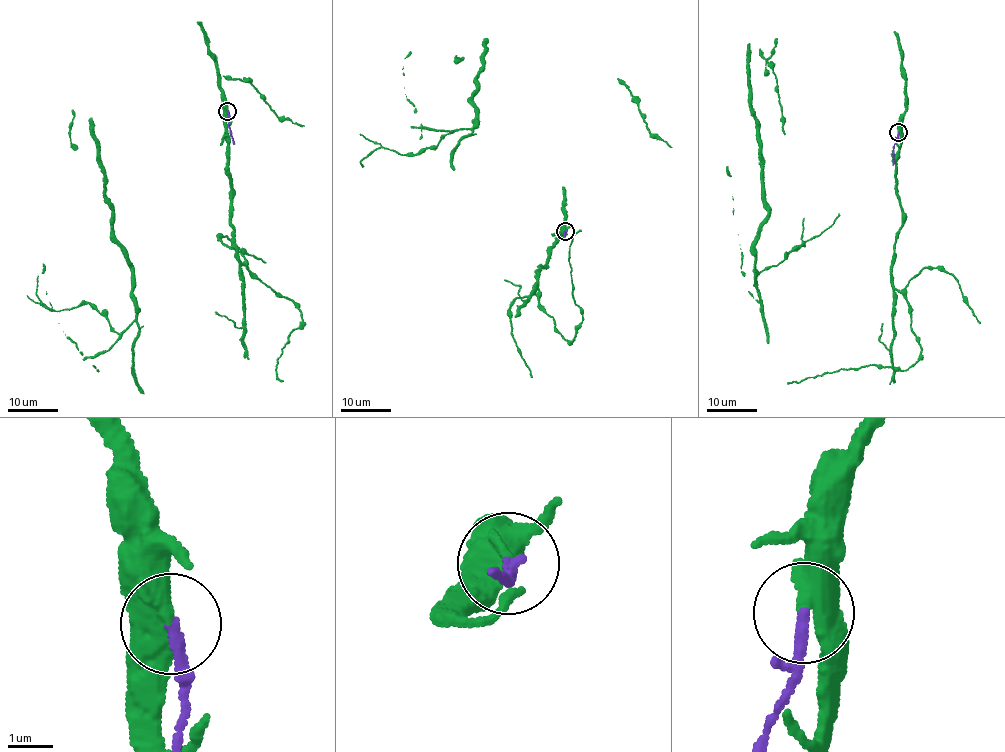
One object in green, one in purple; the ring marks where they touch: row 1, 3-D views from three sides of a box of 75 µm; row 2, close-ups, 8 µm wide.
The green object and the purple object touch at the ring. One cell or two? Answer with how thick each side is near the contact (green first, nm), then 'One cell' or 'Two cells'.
Thickness 550 nm (green) against 240 nm. Two cells

